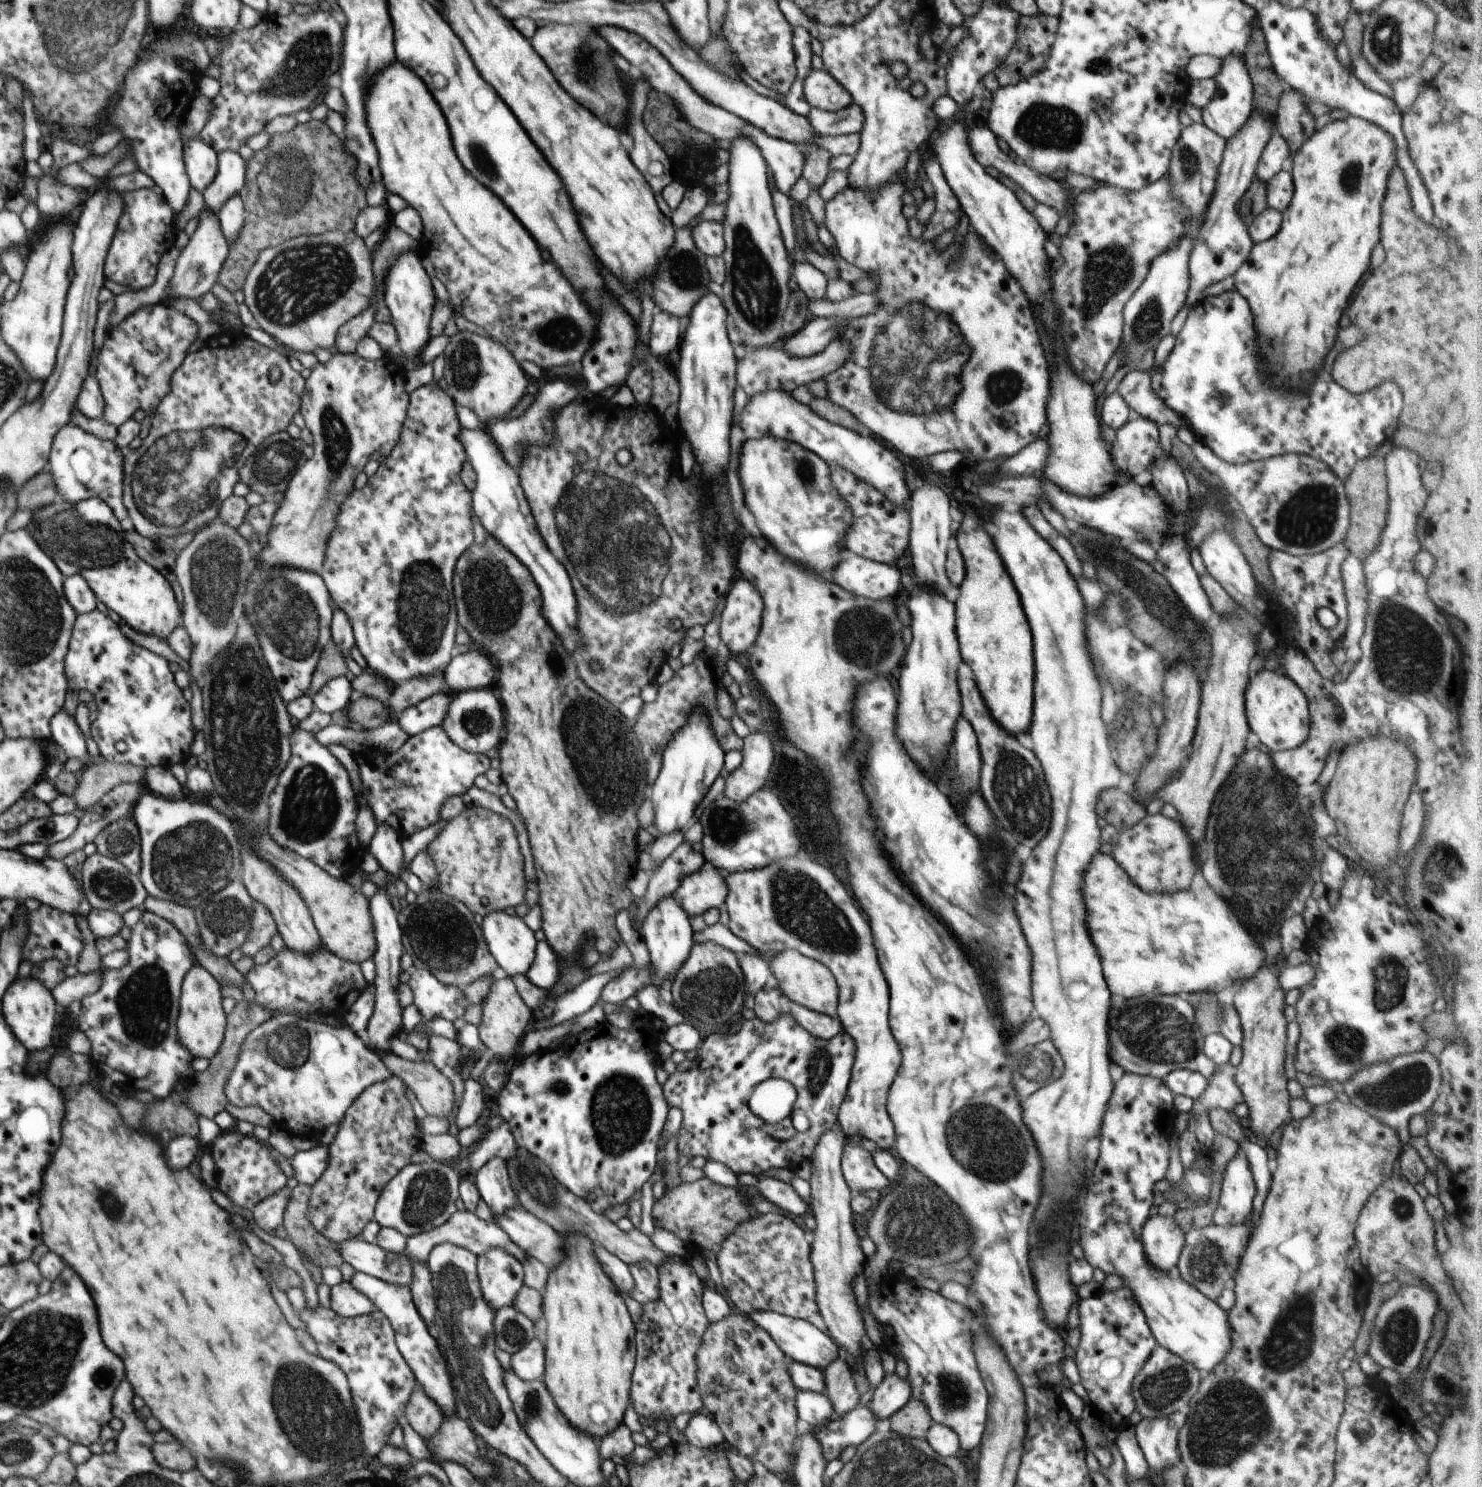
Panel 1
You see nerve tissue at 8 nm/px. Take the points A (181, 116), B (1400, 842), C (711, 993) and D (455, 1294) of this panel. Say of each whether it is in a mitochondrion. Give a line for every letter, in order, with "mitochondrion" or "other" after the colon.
A: other
B: other
C: mitochondrion
D: mitochondrion

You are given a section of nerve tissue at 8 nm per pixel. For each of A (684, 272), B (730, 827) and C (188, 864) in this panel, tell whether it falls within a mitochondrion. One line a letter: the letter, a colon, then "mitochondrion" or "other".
A: mitochondrion
B: mitochondrion
C: mitochondrion

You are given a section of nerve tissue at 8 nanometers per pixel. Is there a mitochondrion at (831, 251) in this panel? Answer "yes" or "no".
no

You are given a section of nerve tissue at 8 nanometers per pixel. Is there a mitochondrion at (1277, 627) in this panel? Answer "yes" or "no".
no

